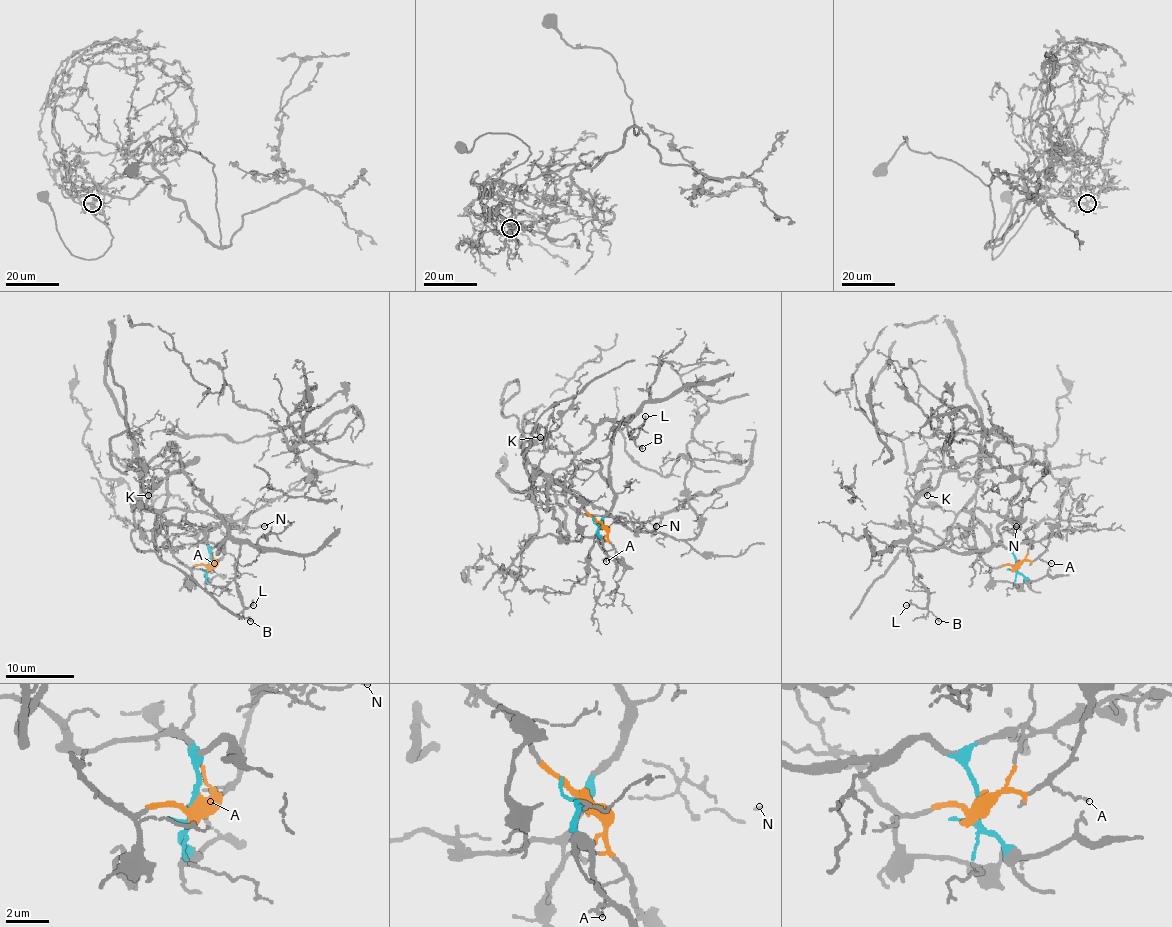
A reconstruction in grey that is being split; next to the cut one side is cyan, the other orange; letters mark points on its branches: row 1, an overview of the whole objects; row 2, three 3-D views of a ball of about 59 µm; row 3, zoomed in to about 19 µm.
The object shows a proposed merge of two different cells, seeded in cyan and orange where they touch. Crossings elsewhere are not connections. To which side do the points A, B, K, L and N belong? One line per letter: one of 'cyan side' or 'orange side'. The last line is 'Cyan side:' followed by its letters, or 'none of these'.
A: orange side
B: cyan side
K: orange side
L: cyan side
N: orange side
Cyan side: B, L

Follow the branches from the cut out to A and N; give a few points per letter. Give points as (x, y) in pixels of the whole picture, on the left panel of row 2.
A: (209, 565), (221, 558), (214, 563)
N: (209, 565), (187, 568), (173, 554), (166, 539), (163, 510), (202, 511), (240, 520), (249, 527), (264, 527)

